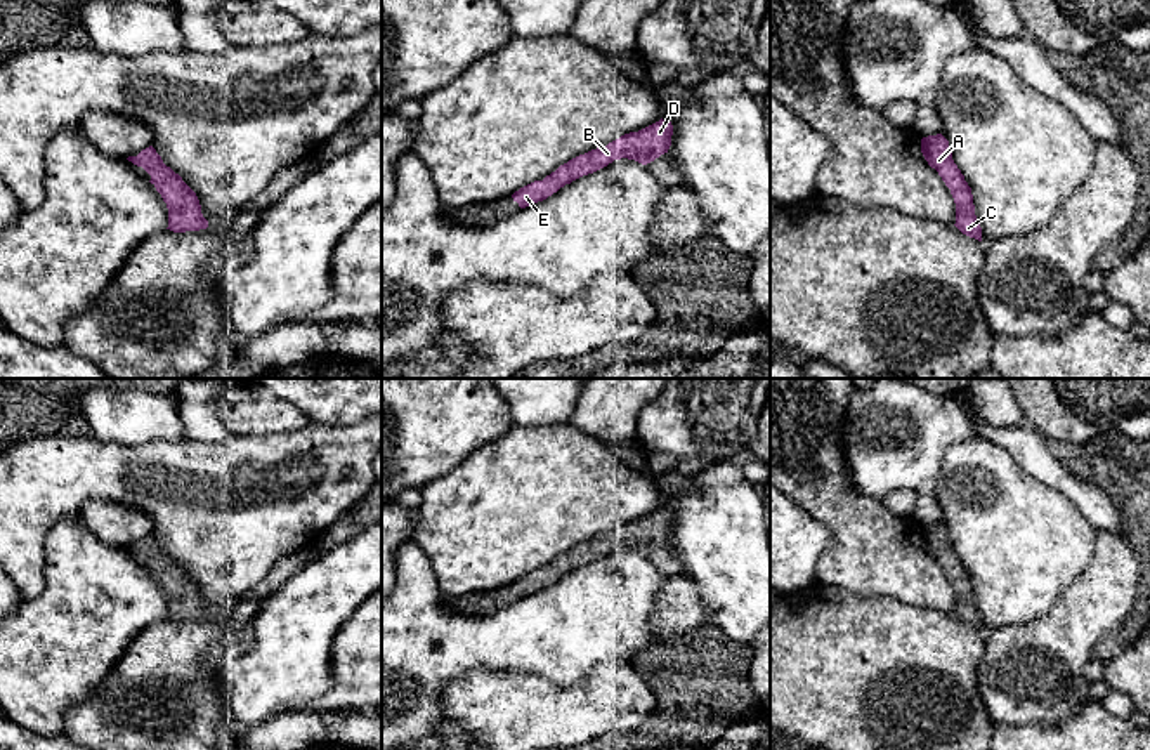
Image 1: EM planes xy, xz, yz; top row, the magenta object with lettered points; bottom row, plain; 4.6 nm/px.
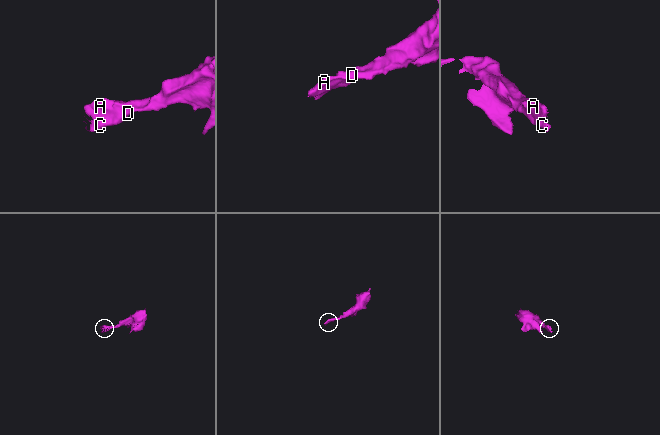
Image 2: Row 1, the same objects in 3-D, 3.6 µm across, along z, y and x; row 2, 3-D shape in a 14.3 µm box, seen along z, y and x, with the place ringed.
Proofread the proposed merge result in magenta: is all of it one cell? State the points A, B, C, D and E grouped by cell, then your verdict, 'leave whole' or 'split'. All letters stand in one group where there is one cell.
A B C D E; leave whole

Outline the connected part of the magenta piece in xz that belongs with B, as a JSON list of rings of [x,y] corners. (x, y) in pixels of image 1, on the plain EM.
[[[659,509],[638,521],[630,521],[619,528],[609,531],[607,535],[591,538],[585,543],[579,543],[567,552],[560,554],[555,561],[546,564],[543,569],[534,569],[512,583],[513,590],[520,597],[534,594],[546,589],[557,582],[565,573],[593,562],[614,549],[628,547],[642,554],[647,554],[668,542],[671,535],[673,514],[668,509]]]

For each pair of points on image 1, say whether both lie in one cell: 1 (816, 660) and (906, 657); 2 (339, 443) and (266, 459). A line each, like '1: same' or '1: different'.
1: same
2: same

